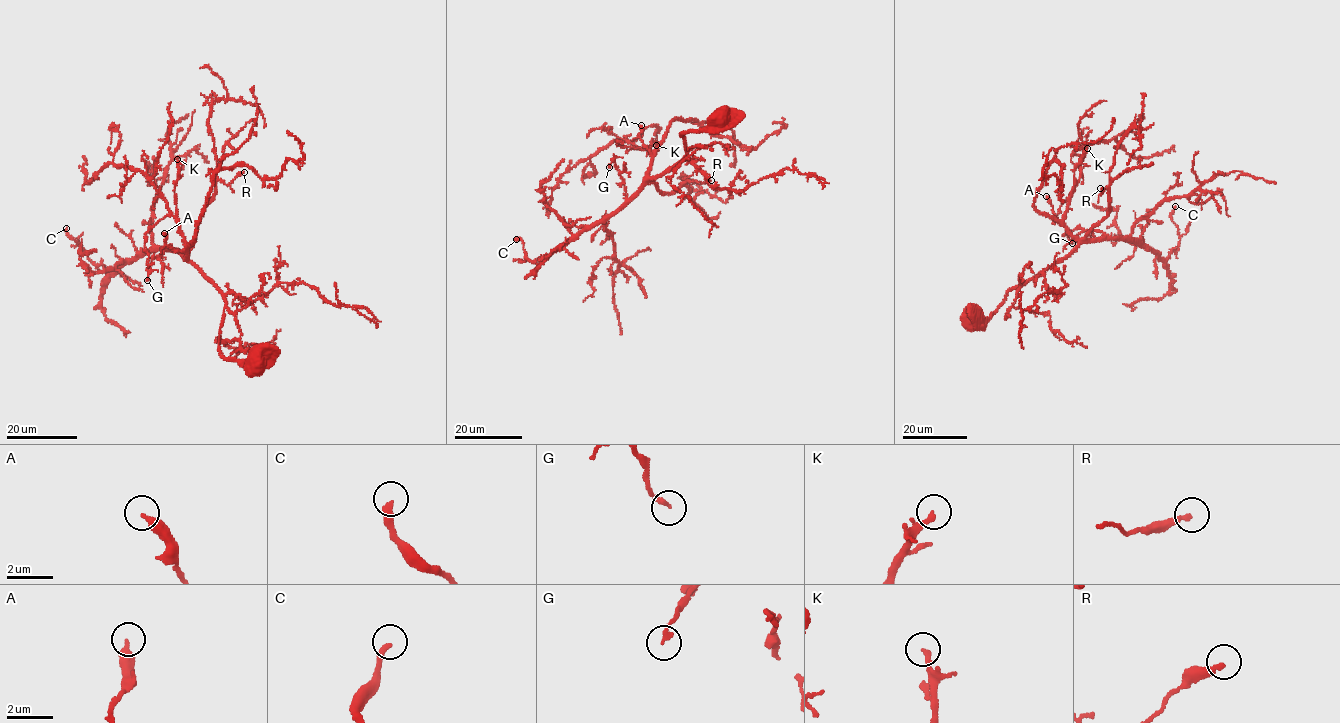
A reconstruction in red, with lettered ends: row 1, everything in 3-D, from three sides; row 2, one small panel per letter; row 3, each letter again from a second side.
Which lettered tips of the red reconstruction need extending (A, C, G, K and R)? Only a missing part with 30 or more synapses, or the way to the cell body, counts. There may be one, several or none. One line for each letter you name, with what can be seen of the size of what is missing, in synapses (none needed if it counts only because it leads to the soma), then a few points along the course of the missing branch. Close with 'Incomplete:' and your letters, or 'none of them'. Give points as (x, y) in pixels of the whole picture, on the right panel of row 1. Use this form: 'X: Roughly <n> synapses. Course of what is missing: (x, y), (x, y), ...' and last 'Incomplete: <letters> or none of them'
K: Roughly 35 synapses. Course of what is missing: (1087, 148), (1121, 134), (1139, 118), (1141, 112), (1137, 104), (1136, 107), (1129, 107)
Incomplete: K

